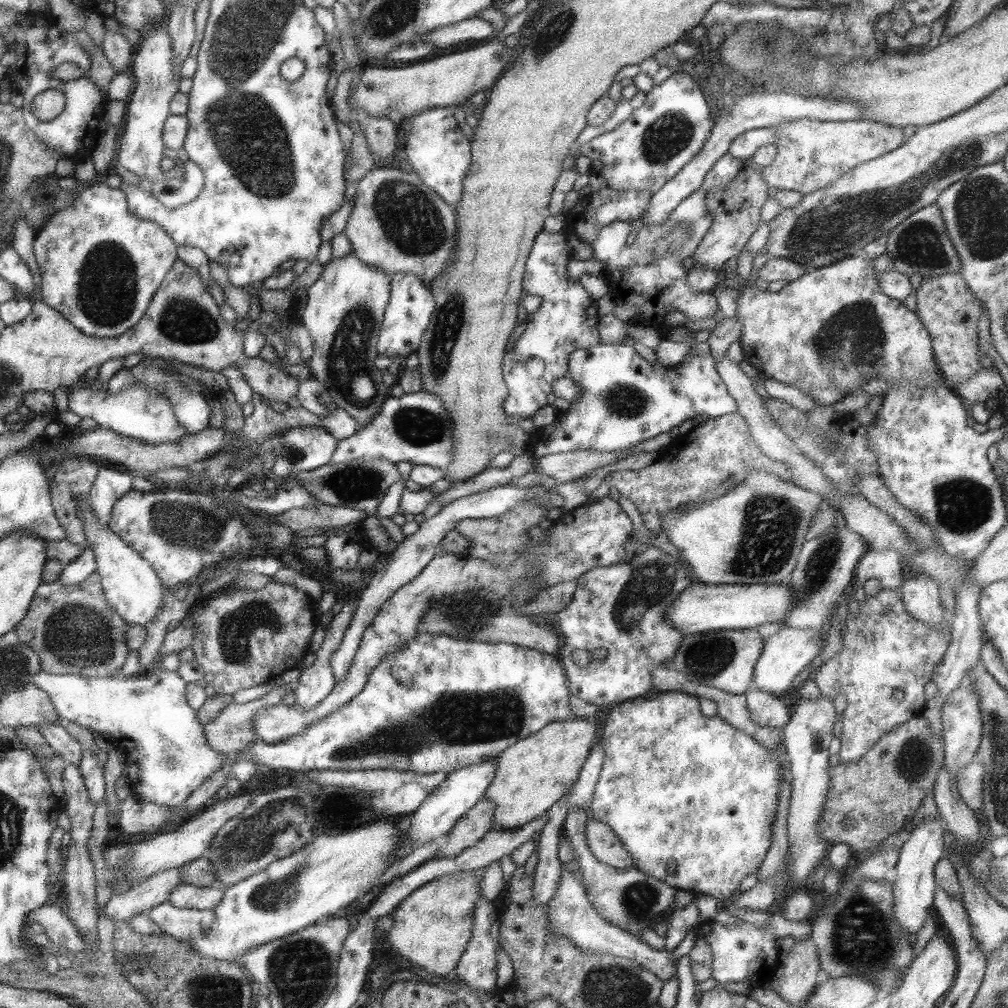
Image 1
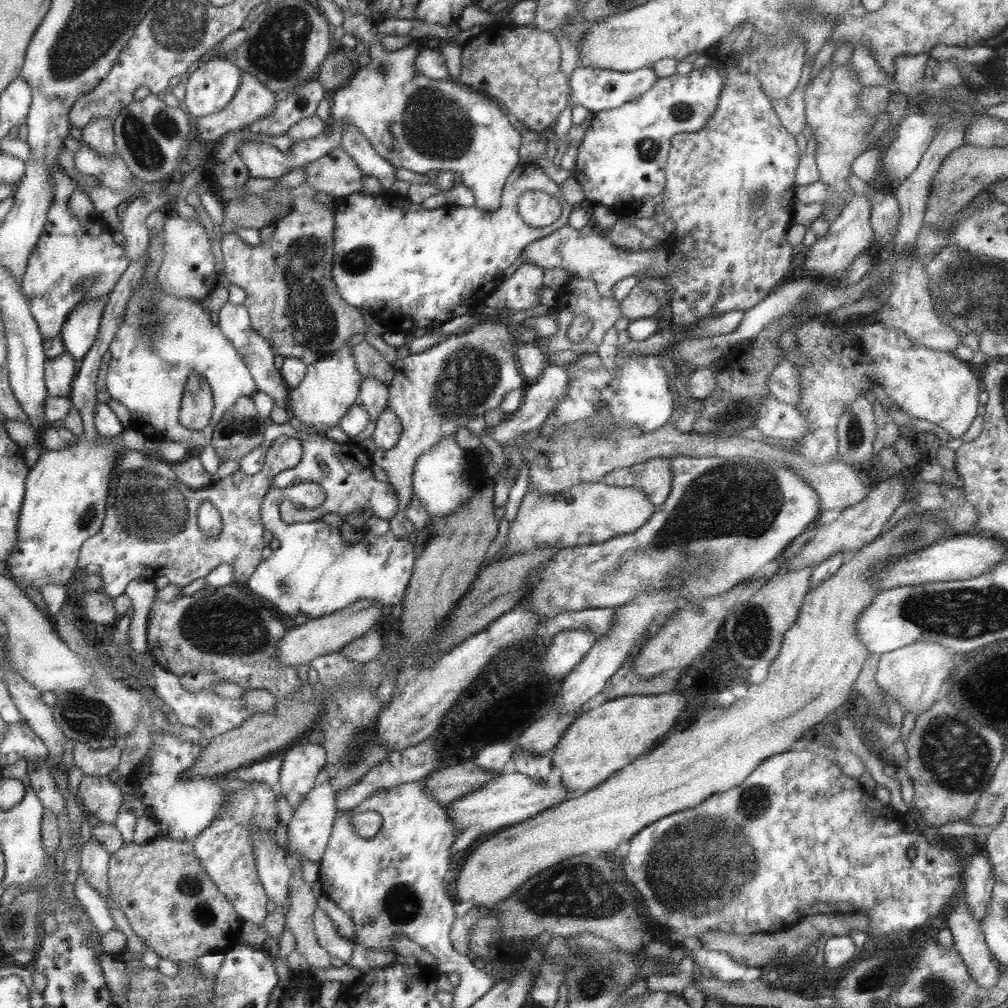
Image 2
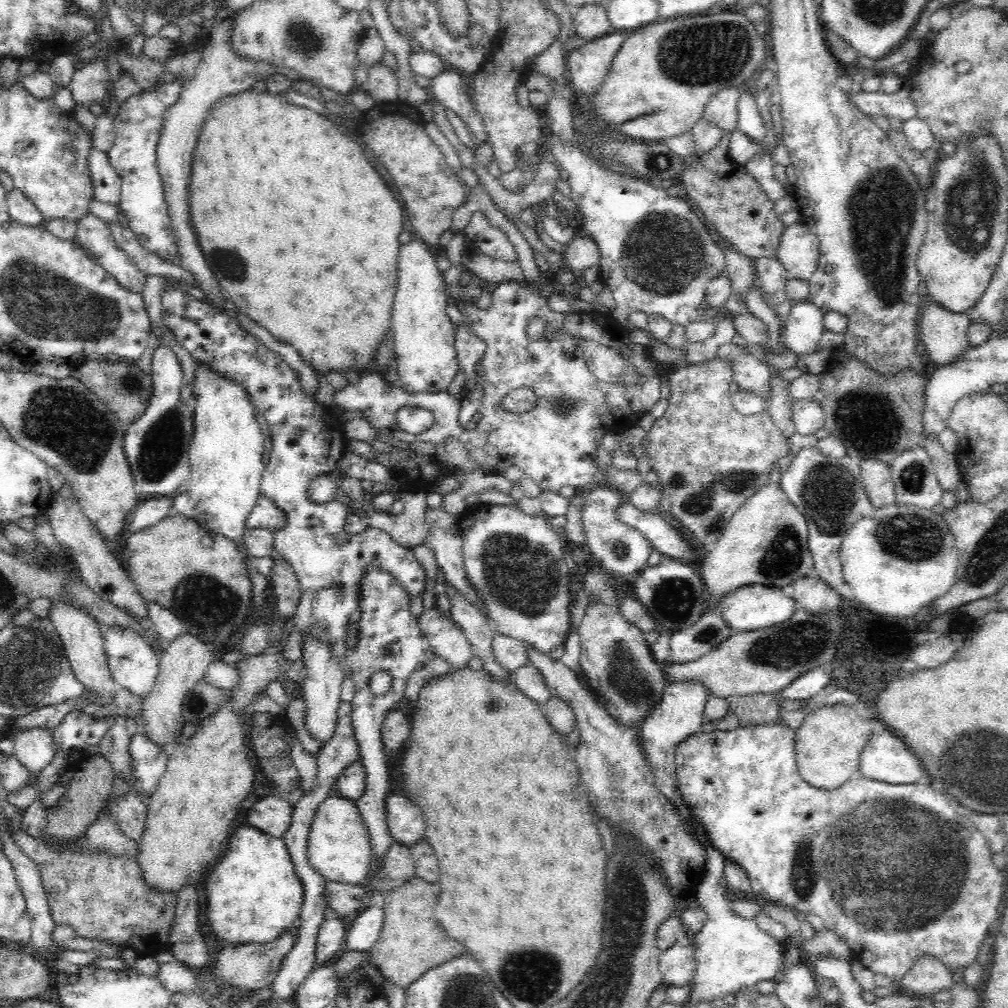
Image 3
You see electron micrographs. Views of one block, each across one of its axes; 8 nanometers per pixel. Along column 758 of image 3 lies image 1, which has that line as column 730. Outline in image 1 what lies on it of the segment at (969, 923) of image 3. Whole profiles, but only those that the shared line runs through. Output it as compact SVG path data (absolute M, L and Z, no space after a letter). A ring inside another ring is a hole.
M669 692L669 694L659 694L653 696L651 700L647 698L637 698L637 700L629 700L623 704L615 704L609 706L603 714L603 730L601 730L601 746L603 746L603 768L593 792L593 802L589 806L589 818L593 822L603 822L609 826L609 830L617 836L617 840L623 842L623 848L629 852L631 860L633 860L633 868L657 878L665 884L669 884L675 890L685 890L691 892L695 896L713 896L721 906L727 898L731 898L733 892L741 892L741 880L747 878L749 874L757 872L759 866L765 860L765 854L771 846L771 822L775 822L775 814L777 814L777 794L781 784L785 782L785 778L789 778L789 768L787 768L787 760L785 760L785 748L777 746L775 750L767 750L763 744L757 744L751 736L747 736L745 732L733 728L731 724L727 724L725 720L717 718L717 716L705 716L699 708L699 700L695 700L693 696L681 694L681 692ZM663 858L671 858L677 868L673 874L667 874L667 862Z

